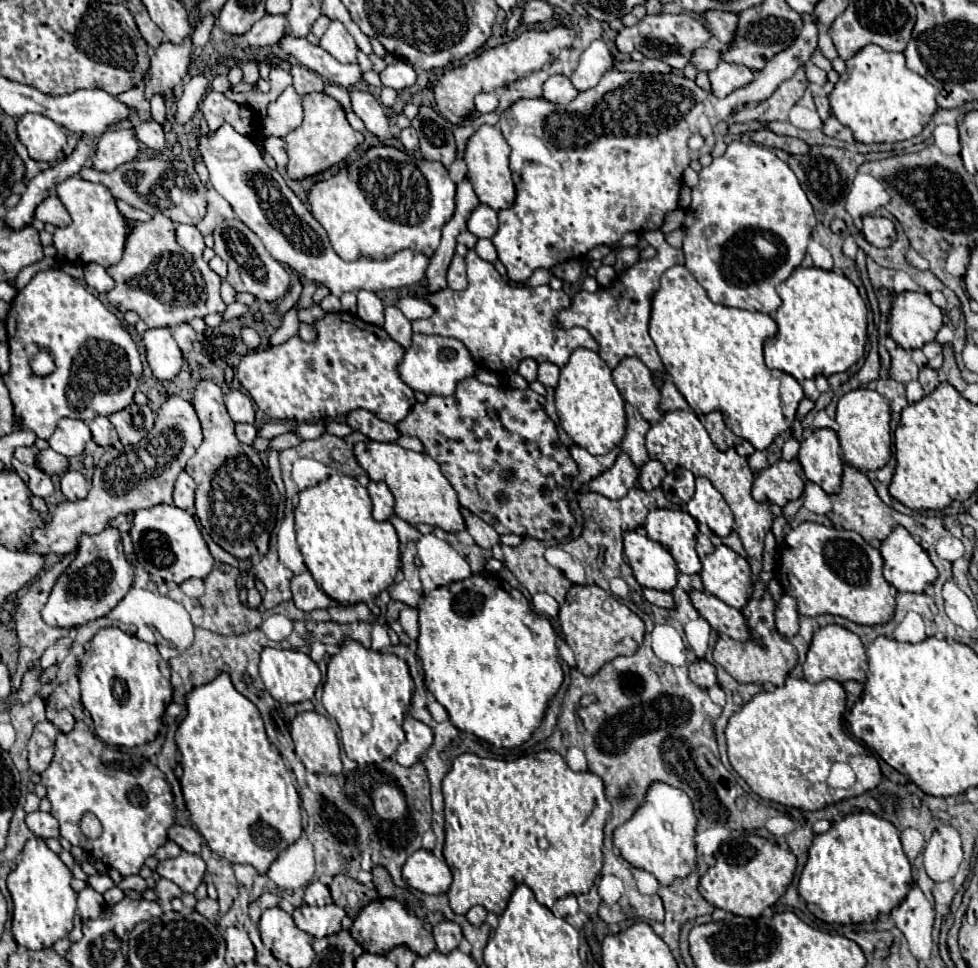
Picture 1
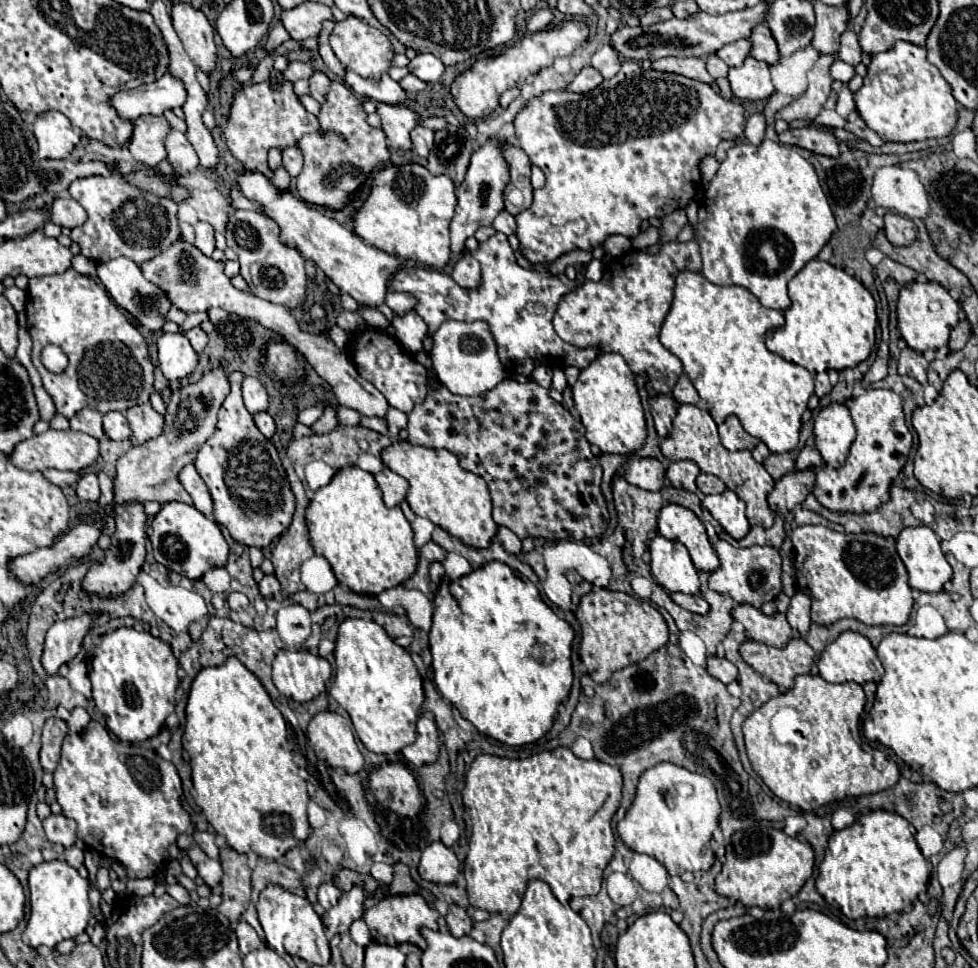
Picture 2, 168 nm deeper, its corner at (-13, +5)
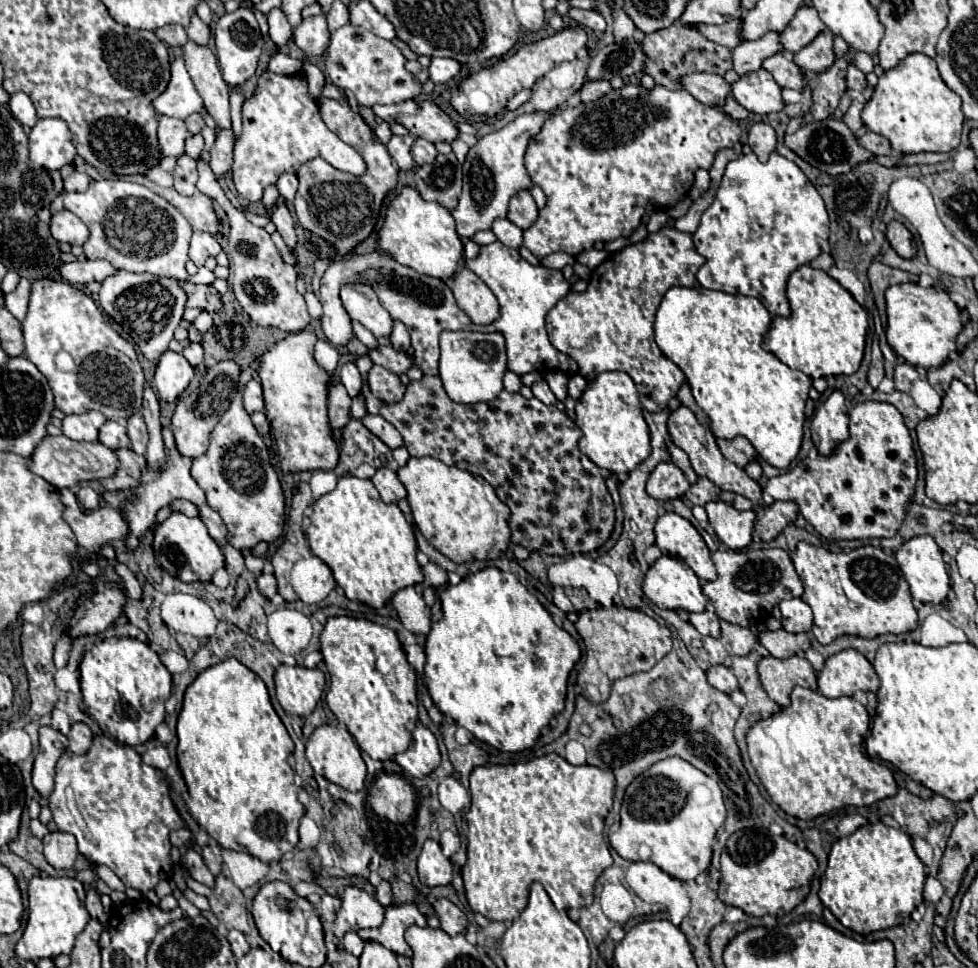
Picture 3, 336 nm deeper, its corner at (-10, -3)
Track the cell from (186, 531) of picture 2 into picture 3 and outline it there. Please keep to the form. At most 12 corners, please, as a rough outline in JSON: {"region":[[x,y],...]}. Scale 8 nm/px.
{"region":[[172,512],[154,530],[162,570],[210,582],[222,548],[200,518]]}

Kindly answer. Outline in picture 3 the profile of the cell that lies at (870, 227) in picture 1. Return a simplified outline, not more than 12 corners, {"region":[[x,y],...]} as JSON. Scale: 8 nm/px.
{"region":[[898,220],[886,228],[886,240],[902,258],[912,258],[912,234]]}

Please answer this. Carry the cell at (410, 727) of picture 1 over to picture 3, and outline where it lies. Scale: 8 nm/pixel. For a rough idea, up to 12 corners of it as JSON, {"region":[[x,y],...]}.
{"region":[[422,724],[394,760],[414,778],[440,764],[436,736]]}

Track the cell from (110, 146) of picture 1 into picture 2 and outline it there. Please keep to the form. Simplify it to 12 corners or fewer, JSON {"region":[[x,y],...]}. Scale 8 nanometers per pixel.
{"region":[[141,116],[129,150],[151,166],[167,158],[163,116]]}

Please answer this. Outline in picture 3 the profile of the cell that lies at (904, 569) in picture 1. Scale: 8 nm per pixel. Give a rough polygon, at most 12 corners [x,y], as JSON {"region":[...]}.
{"region":[[932,536],[896,550],[912,598],[940,604],[950,578]]}

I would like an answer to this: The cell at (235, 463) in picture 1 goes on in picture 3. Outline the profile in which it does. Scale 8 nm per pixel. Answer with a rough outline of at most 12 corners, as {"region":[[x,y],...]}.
{"region":[[240,392],[192,478],[250,550],[280,538],[286,508]]}

